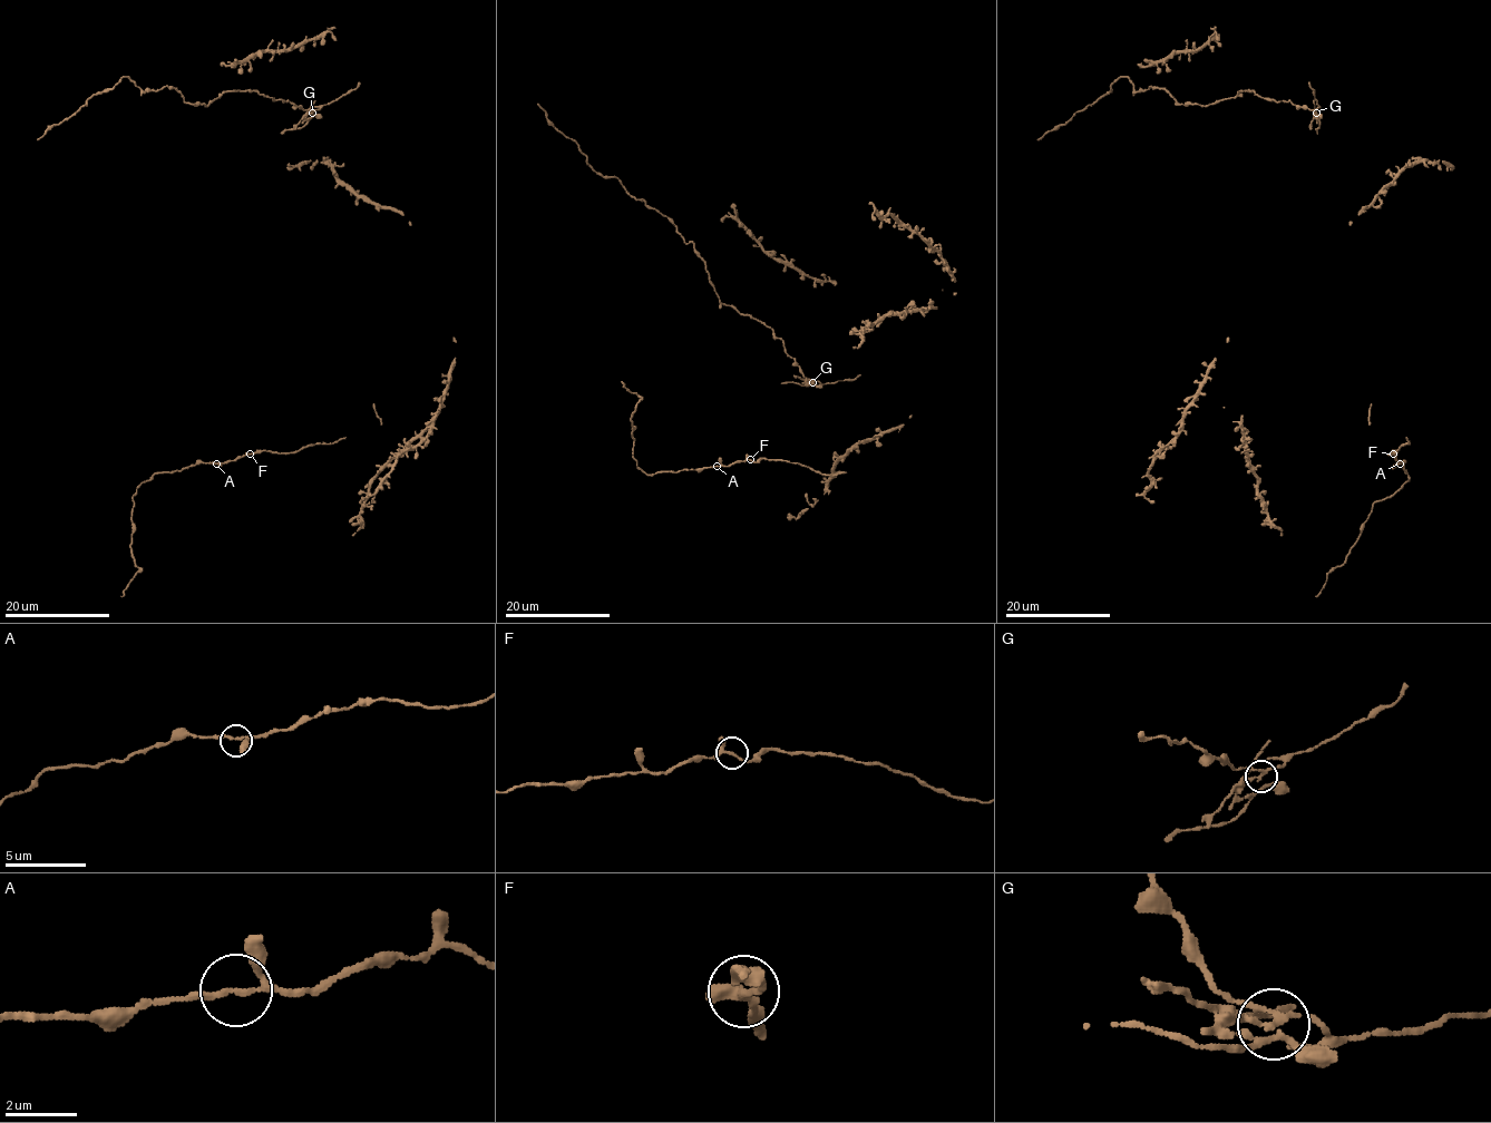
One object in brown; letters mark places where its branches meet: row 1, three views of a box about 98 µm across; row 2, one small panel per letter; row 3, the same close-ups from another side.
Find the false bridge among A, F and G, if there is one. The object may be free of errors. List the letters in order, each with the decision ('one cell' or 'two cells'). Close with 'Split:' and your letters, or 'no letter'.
A: one cell
F: one cell
G: two cells
Split: G

